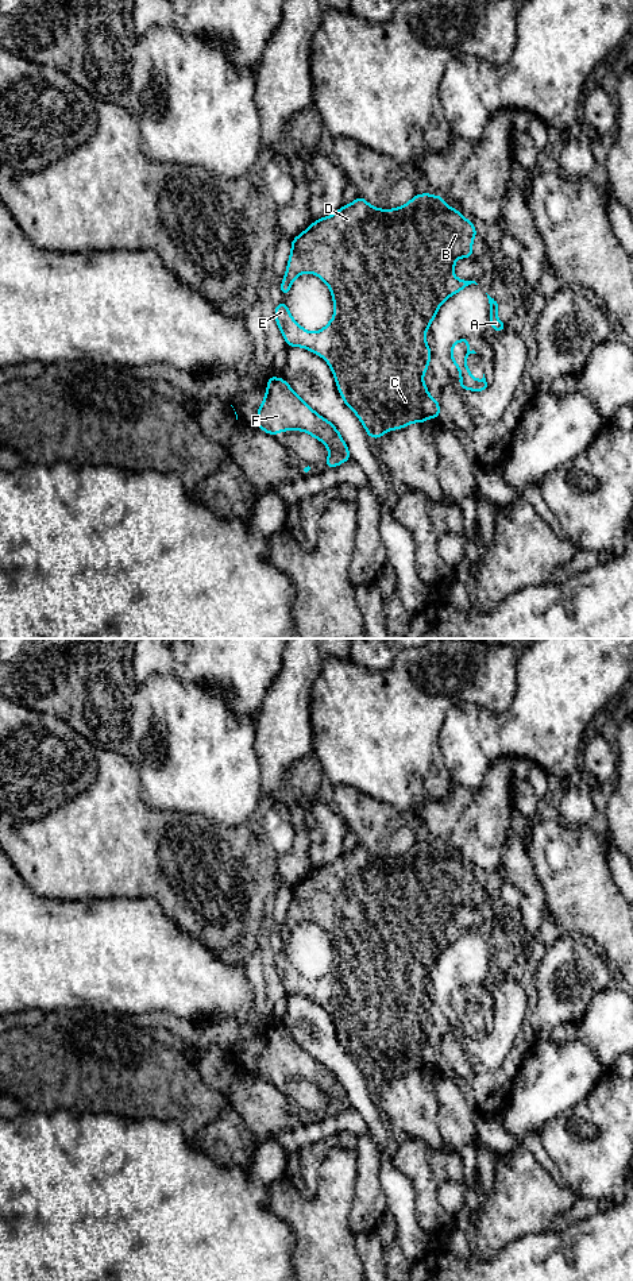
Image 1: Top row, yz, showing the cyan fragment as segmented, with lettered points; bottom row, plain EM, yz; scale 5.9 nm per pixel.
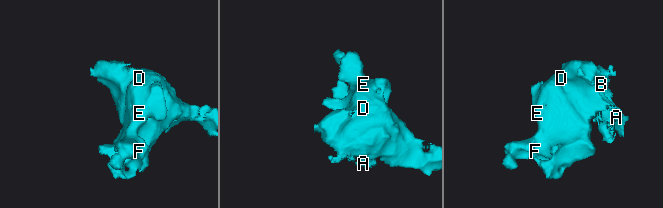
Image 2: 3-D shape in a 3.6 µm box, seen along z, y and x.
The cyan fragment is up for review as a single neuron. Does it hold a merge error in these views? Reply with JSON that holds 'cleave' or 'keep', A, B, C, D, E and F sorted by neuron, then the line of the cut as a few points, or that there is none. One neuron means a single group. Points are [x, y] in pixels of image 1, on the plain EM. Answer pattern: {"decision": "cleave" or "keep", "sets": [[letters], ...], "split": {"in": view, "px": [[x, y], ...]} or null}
{"decision": "keep", "sets": [["A", "B", "C", "D", "E", "F"]], "split": null}

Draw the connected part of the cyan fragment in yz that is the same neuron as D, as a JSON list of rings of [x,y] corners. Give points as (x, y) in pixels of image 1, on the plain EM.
[[[417,841],[409,850],[395,857],[374,856],[359,844],[332,864],[313,869],[292,888],[290,906],[281,930],[282,944],[290,939],[298,923],[310,921],[331,937],[335,961],[321,979],[309,980],[292,965],[282,949],[274,958],[277,973],[286,993],[304,995],[331,1014],[343,1049],[358,1064],[371,1087],[440,1064],[440,1053],[429,1043],[422,1029],[432,1003],[425,980],[445,948],[471,931],[478,933],[475,929],[458,927],[453,922],[459,906],[472,906],[471,894],[476,881],[472,869],[466,868],[460,858],[448,854],[441,844]]]

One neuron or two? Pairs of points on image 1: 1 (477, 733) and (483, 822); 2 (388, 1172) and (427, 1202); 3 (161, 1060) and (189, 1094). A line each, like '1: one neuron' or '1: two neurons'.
1: two neurons
2: two neurons
3: one neuron

